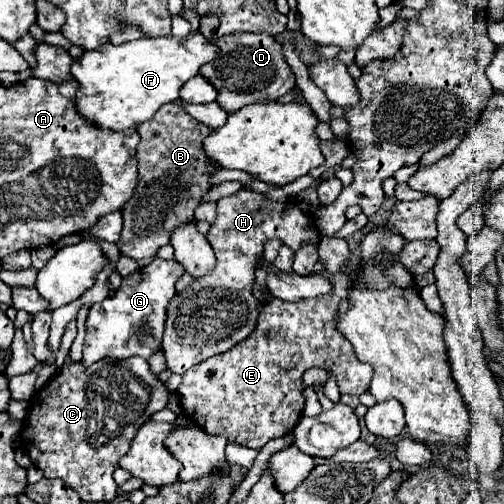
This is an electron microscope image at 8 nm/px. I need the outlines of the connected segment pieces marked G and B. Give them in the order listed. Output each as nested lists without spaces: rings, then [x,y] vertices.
[[[154,258],[152,264],[138,268],[122,280],[118,292],[98,304],[92,304],[86,320],[82,364],[92,366],[98,360],[124,360],[130,356],[150,358],[160,350],[162,328],[166,320],[166,304],[176,294],[174,284],[184,274],[176,260]]]
[[[164,104],[154,118],[138,128],[140,142],[136,146],[140,182],[134,200],[122,208],[122,232],[118,240],[120,254],[142,260],[154,258],[158,248],[168,244],[170,232],[182,224],[194,222],[194,210],[202,196],[210,190],[210,176],[218,170],[202,156],[202,142],[210,128],[194,120],[176,104]]]

